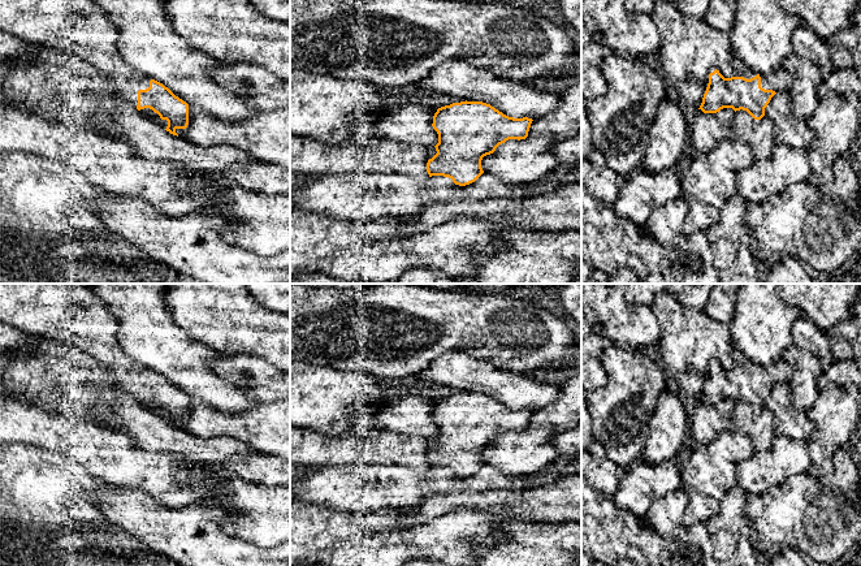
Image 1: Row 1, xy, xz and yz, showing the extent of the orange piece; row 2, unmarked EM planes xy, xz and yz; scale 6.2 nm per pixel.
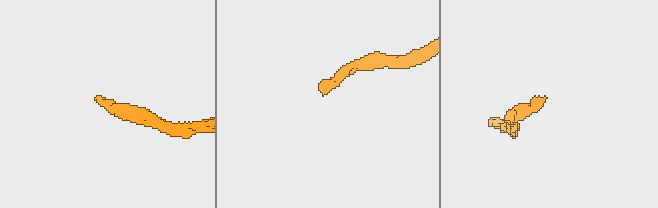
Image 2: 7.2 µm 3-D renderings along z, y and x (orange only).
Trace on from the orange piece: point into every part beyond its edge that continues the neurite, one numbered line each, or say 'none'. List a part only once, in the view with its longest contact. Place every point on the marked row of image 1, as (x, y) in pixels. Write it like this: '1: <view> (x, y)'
1: yz (781, 80)

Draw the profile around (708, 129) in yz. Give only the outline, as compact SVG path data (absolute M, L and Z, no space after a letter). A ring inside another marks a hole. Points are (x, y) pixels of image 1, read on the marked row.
M723 108L717 113L696 111L695 121L689 128L689 139L693 155L708 154L719 142L728 138L735 111Z

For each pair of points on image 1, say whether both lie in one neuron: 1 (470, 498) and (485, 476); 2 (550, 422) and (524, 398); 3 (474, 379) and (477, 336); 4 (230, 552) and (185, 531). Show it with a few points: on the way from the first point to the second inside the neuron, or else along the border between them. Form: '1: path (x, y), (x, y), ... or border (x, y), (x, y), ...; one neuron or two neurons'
1: border (505, 488), (455, 492); two neurons
2: border (562, 392), (552, 402), (533, 411); two neurons
3: border (445, 353), (466, 353), (487, 359), (503, 370); two neurons
4: path (219, 552), (210, 551), (195, 539); one neuron

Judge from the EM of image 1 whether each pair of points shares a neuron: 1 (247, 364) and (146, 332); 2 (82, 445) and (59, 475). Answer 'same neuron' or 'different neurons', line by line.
1: different neurons
2: different neurons

